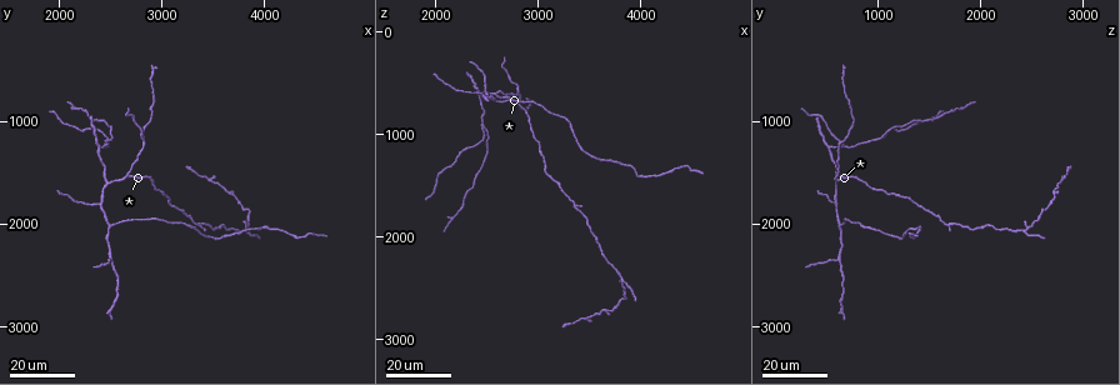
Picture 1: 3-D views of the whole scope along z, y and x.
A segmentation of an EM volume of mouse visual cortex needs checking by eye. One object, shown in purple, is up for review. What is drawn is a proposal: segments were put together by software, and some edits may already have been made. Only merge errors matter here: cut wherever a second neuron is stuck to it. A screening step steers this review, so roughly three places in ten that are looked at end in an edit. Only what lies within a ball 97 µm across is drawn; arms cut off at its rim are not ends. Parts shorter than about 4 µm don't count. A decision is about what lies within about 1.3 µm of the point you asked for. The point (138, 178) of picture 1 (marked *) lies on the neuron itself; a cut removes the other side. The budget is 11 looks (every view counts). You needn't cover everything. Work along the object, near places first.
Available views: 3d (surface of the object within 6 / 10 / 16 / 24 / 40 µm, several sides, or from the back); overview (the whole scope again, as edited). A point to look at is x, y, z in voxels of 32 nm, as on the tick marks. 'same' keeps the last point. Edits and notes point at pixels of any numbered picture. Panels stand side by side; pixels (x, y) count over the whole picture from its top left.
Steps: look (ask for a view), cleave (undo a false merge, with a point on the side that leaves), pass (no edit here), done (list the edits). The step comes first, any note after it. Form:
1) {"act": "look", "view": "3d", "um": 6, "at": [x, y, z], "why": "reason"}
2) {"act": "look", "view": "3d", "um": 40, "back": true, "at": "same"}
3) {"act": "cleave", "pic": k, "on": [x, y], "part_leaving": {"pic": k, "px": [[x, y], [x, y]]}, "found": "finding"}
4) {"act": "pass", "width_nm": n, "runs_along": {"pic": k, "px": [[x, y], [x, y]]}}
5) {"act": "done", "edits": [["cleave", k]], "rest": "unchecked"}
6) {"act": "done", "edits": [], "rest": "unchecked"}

{"act": "look", "view": "3d", "um": 16, "at": [2580, 1580, 620], "why": "three arms meet"}

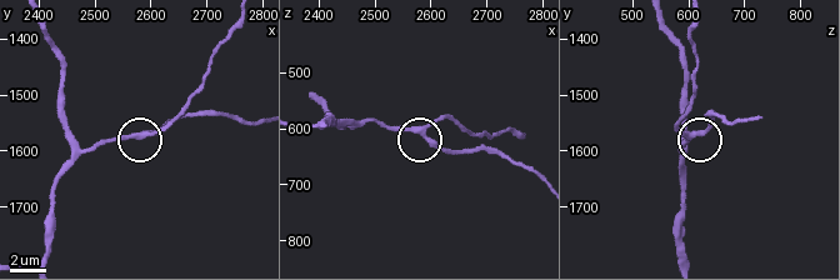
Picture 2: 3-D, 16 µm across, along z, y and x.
{"act": "look", "view": "3d", "um": 6, "at": [2585, 1575, 605], "why": "closer look"}

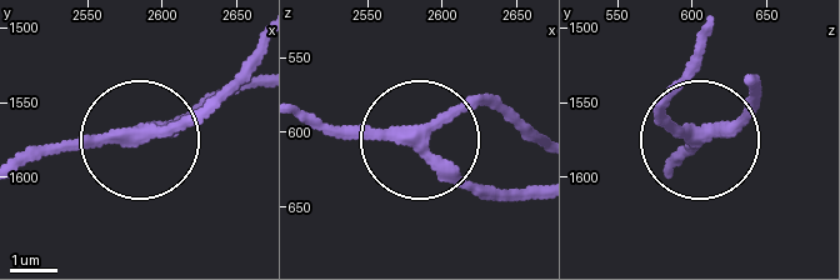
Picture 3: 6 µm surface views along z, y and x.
{"act": "pass", "width_nm": 250, "runs_along": {"pic": 3, "px": [[531, 189], [471, 185], [431, 141], [460, 113], [504, 105]]}, "found": "continuous, no second neuron"}

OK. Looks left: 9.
{"act": "look", "view": "3d", "um": 16, "at": [2440, 1200, 940], "why": "three arms meet"}

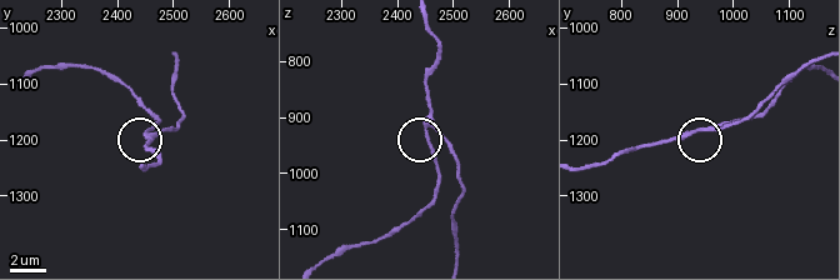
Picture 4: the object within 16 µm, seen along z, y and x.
{"act": "look", "view": "3d", "um": 6, "at": [2470, 1185, 920], "why": "zoom in"}

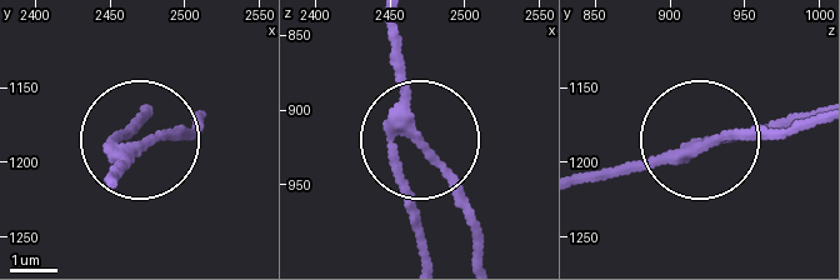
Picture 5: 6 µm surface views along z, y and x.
{"act": "cleave", "pic": 5, "on": [128, 126], "arms": 3, "part_leaving": {"pic": 5, "px": [[393, 140], [420, 256]]}, "found": "two neurons meet here"}

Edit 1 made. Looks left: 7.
{"act": "look", "view": "3d", "um": 16, "at": [2480, 2020, 600], "why": "three-way junction"}

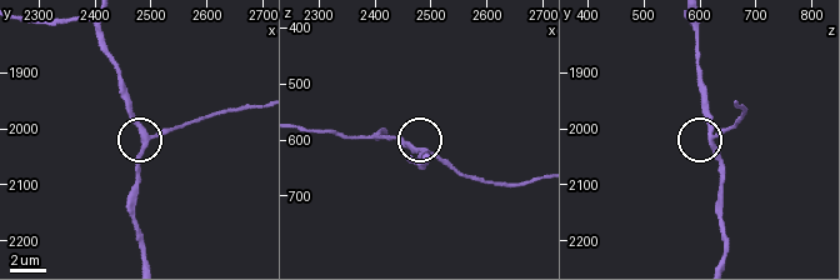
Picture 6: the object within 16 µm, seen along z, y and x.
{"act": "look", "view": "3d", "um": 10, "at": [2495, 2020, 620]}

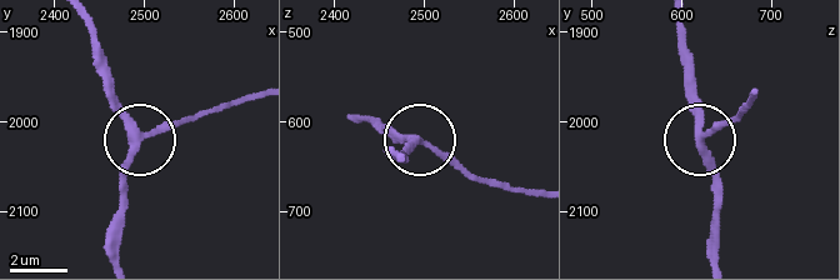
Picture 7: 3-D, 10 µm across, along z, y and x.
{"act": "pass", "runs_along": {"pic": 7, "px": [[680, 23], [686, 101], [715, 200]]}, "found": "all the same neuron"}

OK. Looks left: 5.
{"act": "look", "view": "3d", "um": 24, "at": [2400, 1800, 580], "why": "small branch off a trunk"}

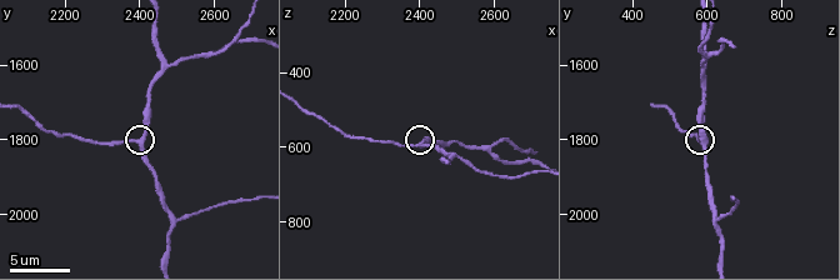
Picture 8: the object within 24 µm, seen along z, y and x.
{"act": "look", "view": "3d", "um": 10, "at": [2380, 1800, 600], "why": "zoom in"}

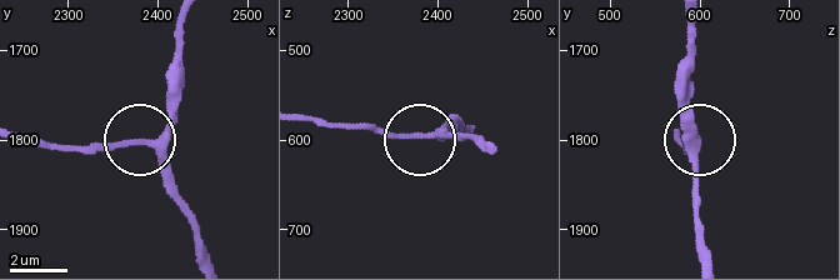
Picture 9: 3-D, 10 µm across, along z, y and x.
{"act": "pass", "arms": 3, "runs_along": {"pic": 9, "px": [[183, 26], [183, 70], [168, 126], [146, 141], [70, 149]]}, "found": "all the same neuron"}

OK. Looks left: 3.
{"act": "look", "view": "3d", "um": 16, "at": [3820, 2060, 2440], "why": "three arms meet"}

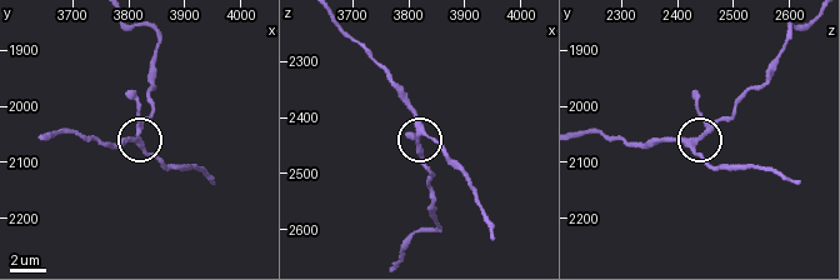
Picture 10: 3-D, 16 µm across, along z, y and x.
{"act": "look", "view": "3d", "um": 6, "at": [3820, 2070, 2430]}

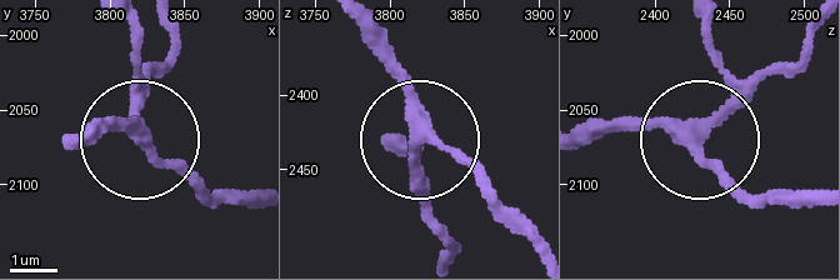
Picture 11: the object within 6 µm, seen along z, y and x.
{"act": "pass", "side_arm_um": 8, "runs_along": {"pic": 11, "px": [[580, 134], [688, 138], [755, 201]]}, "found": "continuous, no second neuron"}

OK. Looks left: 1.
{"act": "done", "edits": [["cleave", 5]], "rest": "unchecked"}

